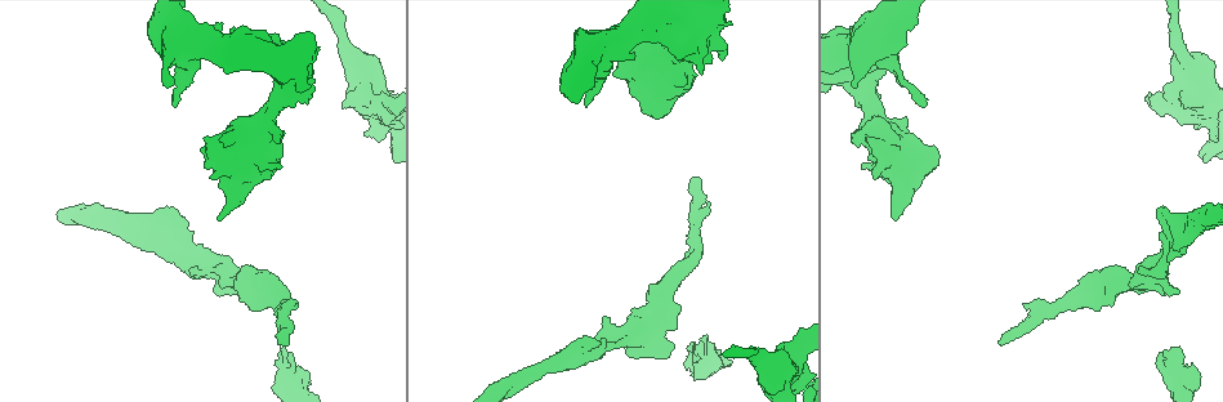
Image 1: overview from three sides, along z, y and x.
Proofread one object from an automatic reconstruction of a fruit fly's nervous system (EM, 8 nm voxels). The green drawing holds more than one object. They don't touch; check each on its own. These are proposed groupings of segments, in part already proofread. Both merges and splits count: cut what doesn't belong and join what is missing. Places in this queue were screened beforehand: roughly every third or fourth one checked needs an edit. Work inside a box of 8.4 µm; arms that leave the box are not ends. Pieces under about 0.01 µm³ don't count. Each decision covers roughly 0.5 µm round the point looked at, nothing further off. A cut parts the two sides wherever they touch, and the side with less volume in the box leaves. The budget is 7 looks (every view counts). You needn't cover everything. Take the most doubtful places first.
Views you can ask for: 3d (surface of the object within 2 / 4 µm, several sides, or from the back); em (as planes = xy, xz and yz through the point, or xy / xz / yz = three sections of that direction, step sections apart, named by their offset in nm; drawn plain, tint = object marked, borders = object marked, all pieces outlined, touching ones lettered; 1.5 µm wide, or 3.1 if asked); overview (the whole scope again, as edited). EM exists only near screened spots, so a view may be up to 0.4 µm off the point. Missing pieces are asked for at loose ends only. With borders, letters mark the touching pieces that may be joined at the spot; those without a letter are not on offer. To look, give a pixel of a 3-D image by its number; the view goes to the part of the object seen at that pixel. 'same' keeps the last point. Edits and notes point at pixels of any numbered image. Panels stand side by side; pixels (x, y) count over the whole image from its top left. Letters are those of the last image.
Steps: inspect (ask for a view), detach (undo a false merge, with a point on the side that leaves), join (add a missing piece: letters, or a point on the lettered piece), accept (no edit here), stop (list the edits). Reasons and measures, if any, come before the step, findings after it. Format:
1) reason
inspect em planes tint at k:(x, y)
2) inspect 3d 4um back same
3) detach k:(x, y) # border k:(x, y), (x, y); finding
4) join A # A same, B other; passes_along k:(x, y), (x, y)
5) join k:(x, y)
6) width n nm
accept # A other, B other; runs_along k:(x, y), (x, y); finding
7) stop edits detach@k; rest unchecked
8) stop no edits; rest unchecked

arms part here
inspect em planes borders at 1:(1096, 285)

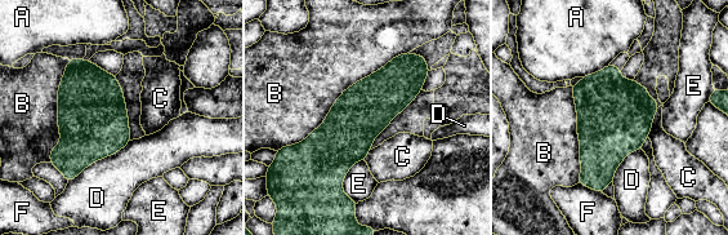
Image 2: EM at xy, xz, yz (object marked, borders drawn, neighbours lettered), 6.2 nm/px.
accept # A other, B other, C other, D other, E other, F other; runs_along 2:(423, 62), (327, 150), (302, 151); continuous, no second neuron

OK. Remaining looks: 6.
tapers out
inspect em planes borders at 1:(379, 136)

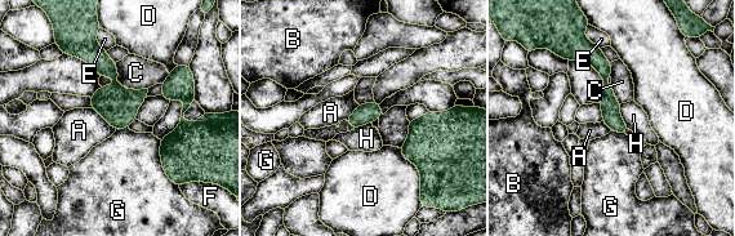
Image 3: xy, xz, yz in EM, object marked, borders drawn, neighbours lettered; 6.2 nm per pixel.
accept # A other, B other, C other, D other, E other, F other, G other, H other; runs_along 3:(584, 41), (623, 129); none of them fits

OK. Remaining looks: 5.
thick turns thin
inspect 3d 4um at 1:(354, 56)

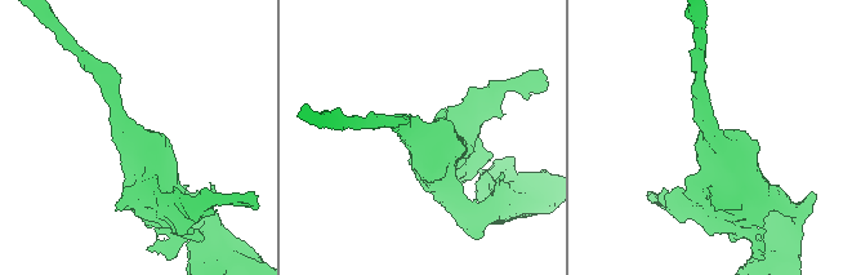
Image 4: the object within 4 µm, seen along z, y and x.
arm_widths 180, 550 nm
inspect em 3.1um yz step 8 tint at 4:(712, 133)

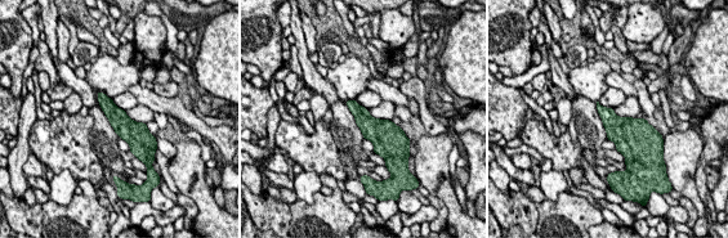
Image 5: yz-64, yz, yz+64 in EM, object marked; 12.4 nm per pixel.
inspect em 3.1um planes borders same

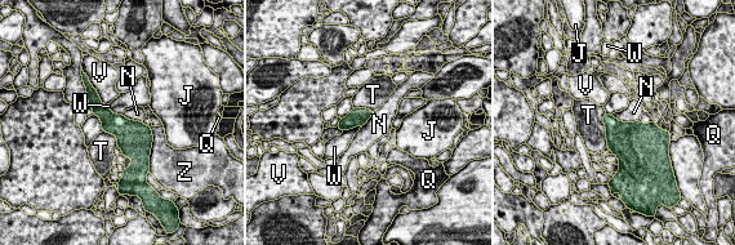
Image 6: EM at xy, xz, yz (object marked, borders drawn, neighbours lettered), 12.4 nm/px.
longest_contact T 440 nm
accept # J other, N other, Q other, T other, V other, W other, Z other; border 6:(611, 115), (623, 121), (638, 121); continuous, no second neuron

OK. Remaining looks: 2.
stop no edits; rest unchecked

